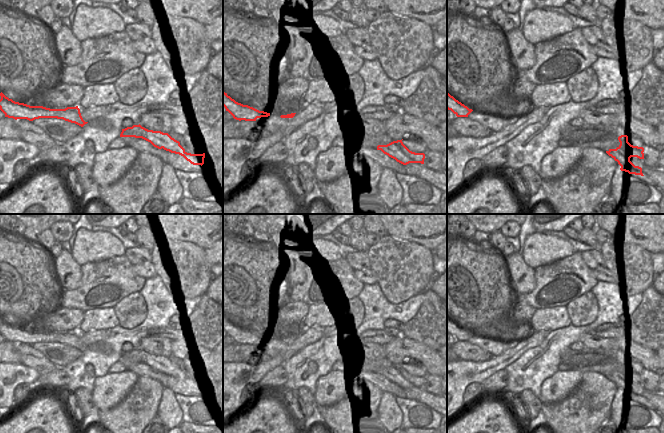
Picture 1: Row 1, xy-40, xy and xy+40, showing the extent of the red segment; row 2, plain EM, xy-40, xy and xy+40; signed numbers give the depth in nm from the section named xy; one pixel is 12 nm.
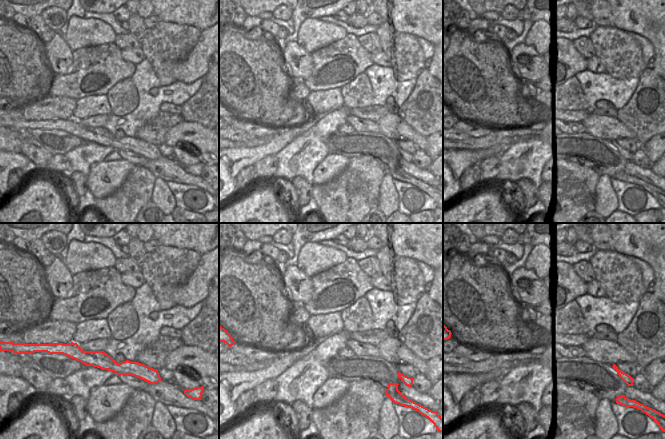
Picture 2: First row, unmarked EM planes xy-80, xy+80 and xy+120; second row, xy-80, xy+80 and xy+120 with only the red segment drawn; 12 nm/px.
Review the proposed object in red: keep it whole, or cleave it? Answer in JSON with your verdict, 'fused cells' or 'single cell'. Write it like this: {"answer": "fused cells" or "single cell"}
{"answer": "fused cells"}

